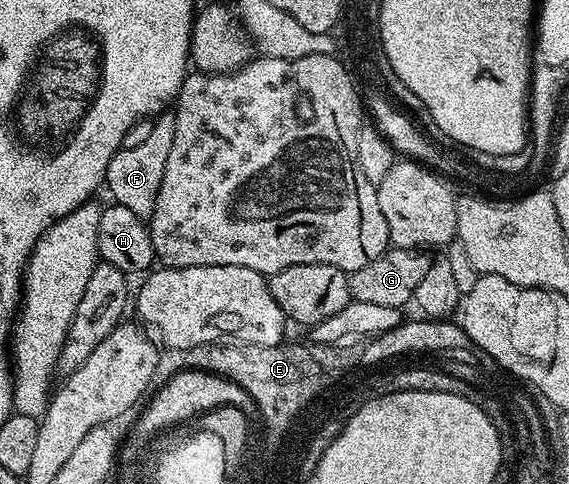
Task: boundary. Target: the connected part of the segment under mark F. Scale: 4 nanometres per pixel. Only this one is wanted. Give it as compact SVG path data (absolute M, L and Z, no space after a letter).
M162 112L152 122L153 126L145 133L142 141L126 144L117 150L105 172L104 184L109 185L109 193L116 204L135 211L143 219L152 217L155 211L155 199L163 183L163 171L167 167L167 155L171 152L171 139L175 139L175 119L173 113Z

